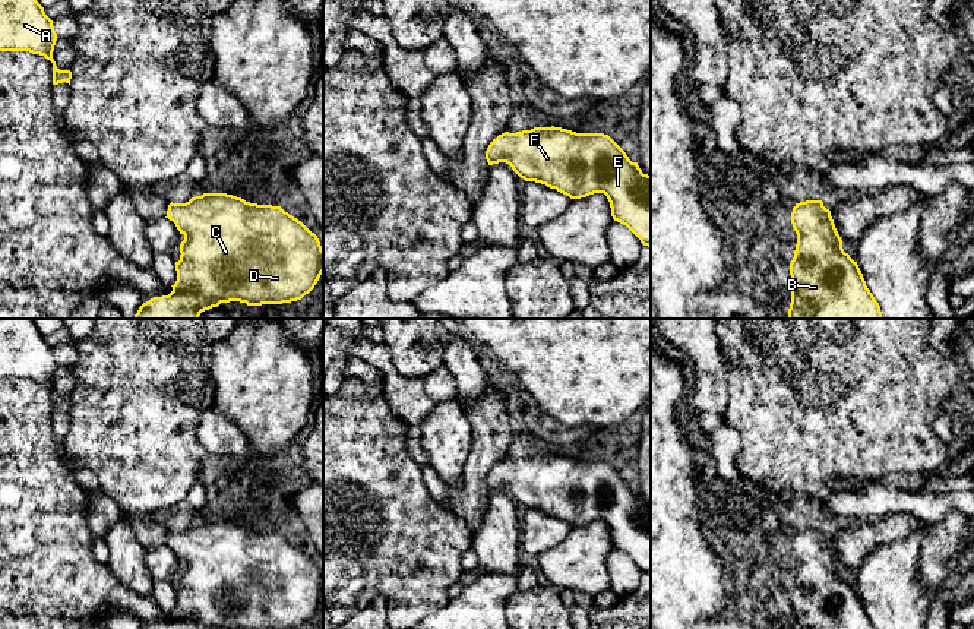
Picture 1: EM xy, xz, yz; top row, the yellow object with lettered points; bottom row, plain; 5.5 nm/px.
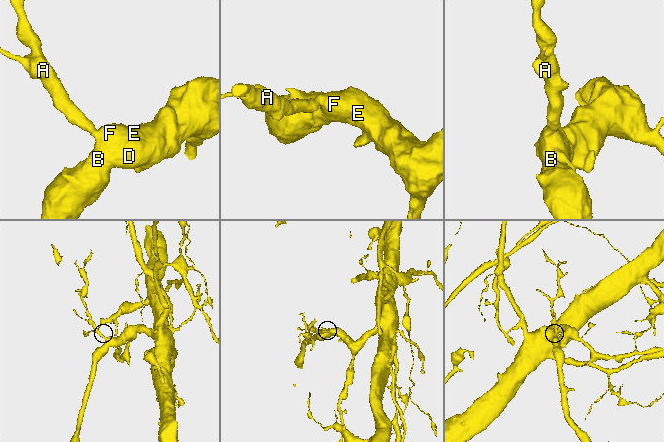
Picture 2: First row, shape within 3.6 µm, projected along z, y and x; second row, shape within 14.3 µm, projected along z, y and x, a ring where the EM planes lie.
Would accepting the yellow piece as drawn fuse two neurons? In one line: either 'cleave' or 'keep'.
keep

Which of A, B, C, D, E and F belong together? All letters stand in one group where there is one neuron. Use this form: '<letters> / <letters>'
A B C D E F

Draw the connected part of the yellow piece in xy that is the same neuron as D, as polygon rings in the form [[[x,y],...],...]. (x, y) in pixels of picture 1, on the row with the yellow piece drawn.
[[[203,193],[186,203],[170,203],[167,216],[184,236],[177,281],[168,295],[143,303],[133,319],[199,319],[200,313],[221,303],[240,301],[247,306],[282,304],[301,300],[323,274],[323,249],[314,233],[281,206],[257,205],[227,193]]]

